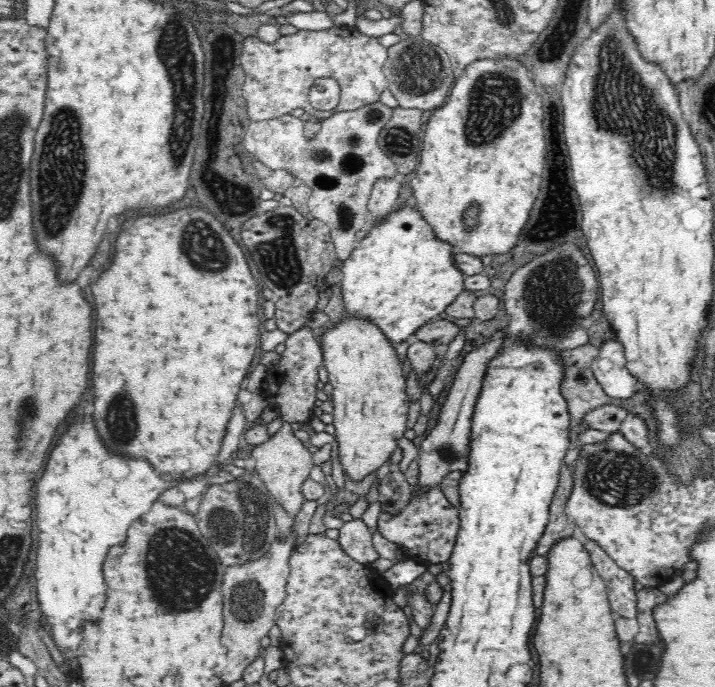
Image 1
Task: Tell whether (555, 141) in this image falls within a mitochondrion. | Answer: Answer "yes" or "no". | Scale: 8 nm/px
no

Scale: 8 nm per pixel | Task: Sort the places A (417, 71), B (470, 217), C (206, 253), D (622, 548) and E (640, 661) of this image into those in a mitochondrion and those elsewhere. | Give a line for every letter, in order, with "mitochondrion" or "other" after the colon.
A: mitochondrion
B: mitochondrion
C: mitochondrion
D: other
E: mitochondrion

